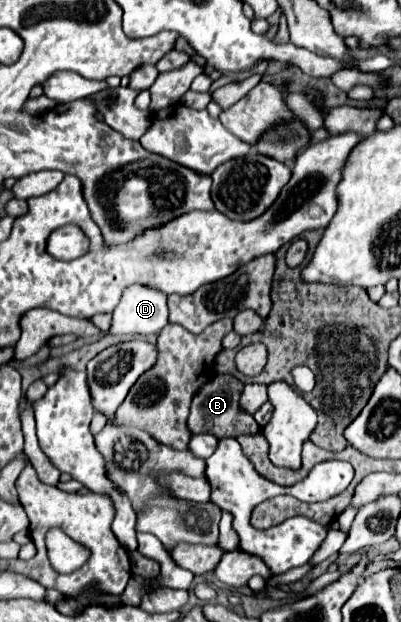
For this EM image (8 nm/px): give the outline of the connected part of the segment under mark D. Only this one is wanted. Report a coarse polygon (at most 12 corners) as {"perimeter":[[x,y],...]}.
{"perimeter":[[132,284],[110,334],[154,334],[168,324],[166,294]]}

